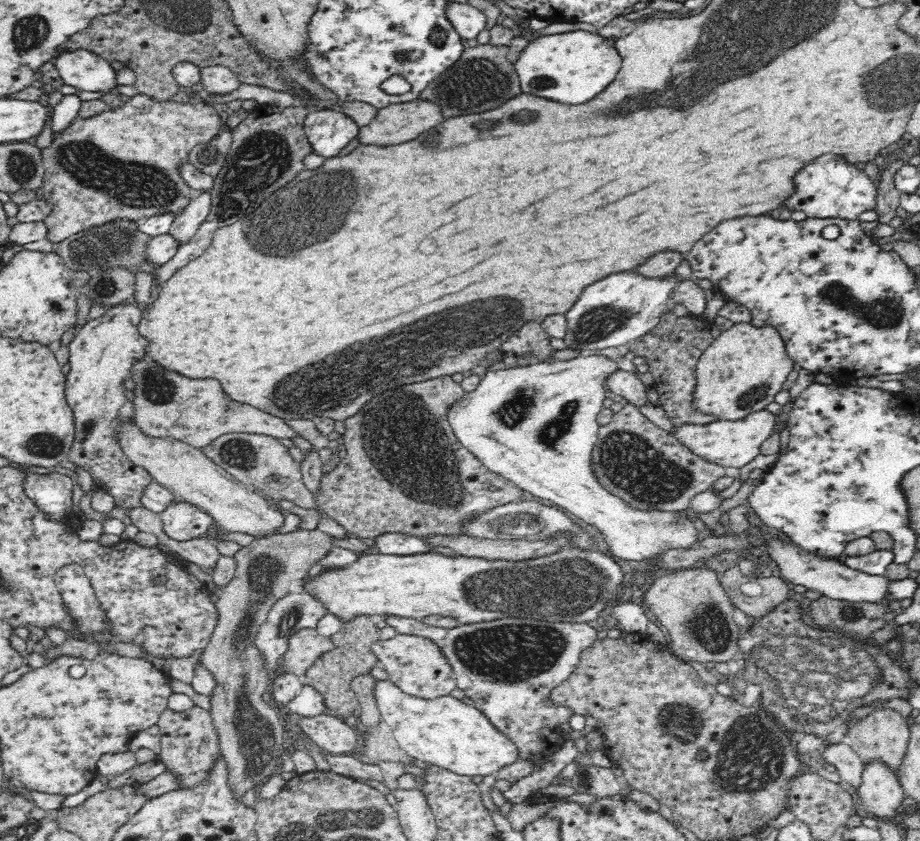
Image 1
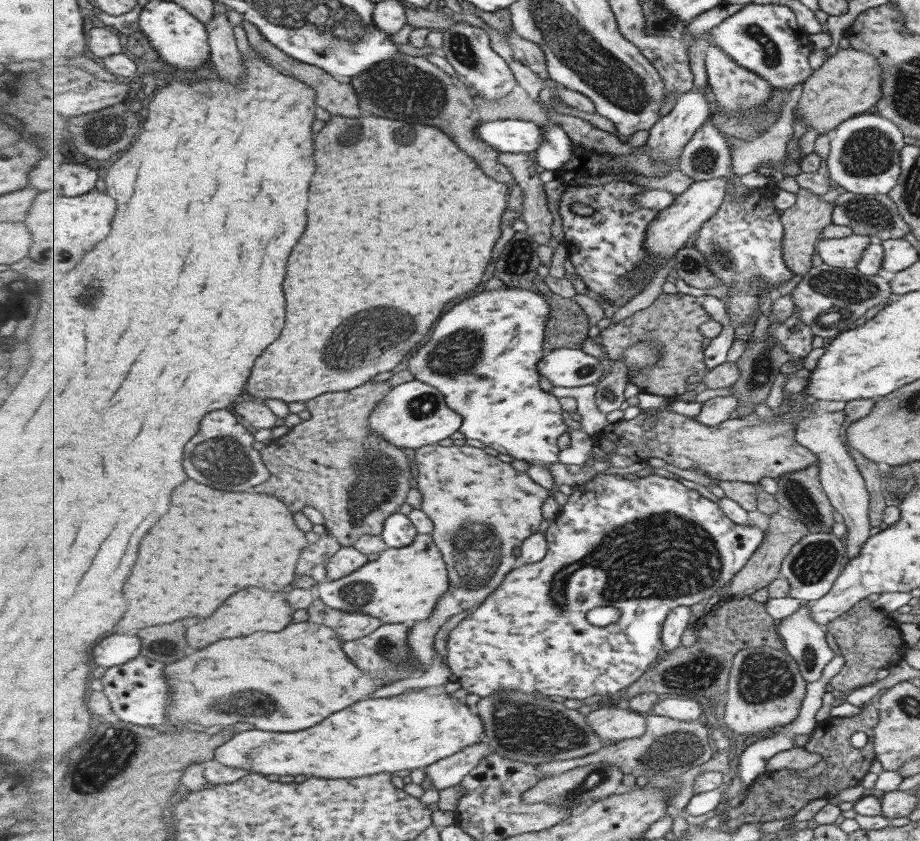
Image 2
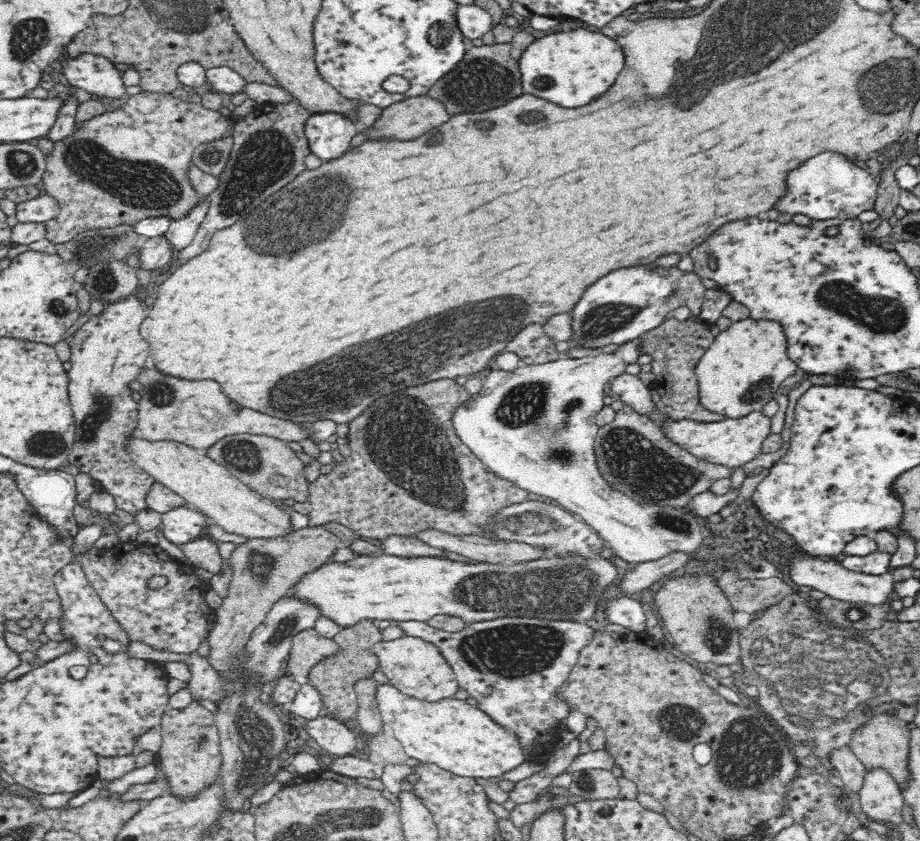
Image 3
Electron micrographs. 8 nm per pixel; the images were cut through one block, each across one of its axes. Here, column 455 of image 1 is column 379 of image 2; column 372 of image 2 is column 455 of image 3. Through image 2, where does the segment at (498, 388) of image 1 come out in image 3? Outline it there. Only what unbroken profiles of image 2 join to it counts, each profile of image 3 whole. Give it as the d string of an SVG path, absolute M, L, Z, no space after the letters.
M640 337L639 339L634 339L624 344L619 345L616 352L610 352L610 354L598 352L596 355L587 356L584 358L564 358L560 360L554 360L552 362L547 362L546 364L536 364L528 366L524 364L512 372L504 372L502 370L490 370L490 374L484 379L484 388L476 395L472 395L471 400L464 404L464 407L461 407L455 413L453 422L456 434L460 437L460 440L493 472L494 475L505 478L510 482L513 482L516 486L532 492L534 494L540 495L544 498L550 498L556 500L560 503L560 506L570 512L573 512L579 518L589 524L600 536L612 547L613 554L624 558L626 562L654 562L674 554L674 552L680 552L682 555L685 555L685 558L689 560L696 560L698 562L714 562L714 556L710 554L708 556L702 556L702 548L704 544L708 544L710 539L708 535L704 534L704 520L700 519L696 514L693 513L690 507L682 506L660 506L654 503L641 502L634 497L626 495L626 493L614 488L610 485L608 479L602 475L600 467L598 467L598 457L596 457L595 448L595 438L598 436L599 426L596 424L596 416L601 412L601 408L604 406L602 400L607 392L607 386L618 376L622 376L626 370L628 364L636 364L638 358L644 354L644 339Z

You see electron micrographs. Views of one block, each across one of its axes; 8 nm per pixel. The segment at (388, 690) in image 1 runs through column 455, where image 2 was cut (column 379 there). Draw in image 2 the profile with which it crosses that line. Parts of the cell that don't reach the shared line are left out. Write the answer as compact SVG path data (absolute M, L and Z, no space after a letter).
M410 689L391 698L370 698L353 707L337 712L331 720L317 724L309 730L297 732L269 732L255 728L236 734L216 752L215 762L243 768L261 775L297 776L326 779L354 779L361 776L397 772L401 770L426 769L439 760L458 755L465 748L484 741L484 722L479 713L473 712L465 702L451 694L429 694L419 689Z

